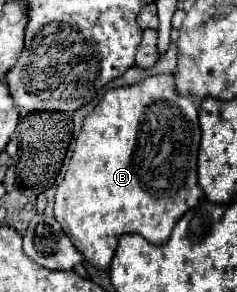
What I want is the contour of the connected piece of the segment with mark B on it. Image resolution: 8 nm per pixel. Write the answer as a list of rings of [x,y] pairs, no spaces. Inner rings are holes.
[[[174,73],[108,89],[88,113],[66,177],[56,191],[54,217],[84,259],[108,269],[122,233],[140,233],[154,245],[170,239],[176,221],[204,201],[196,181],[200,125],[196,101],[176,91]]]

